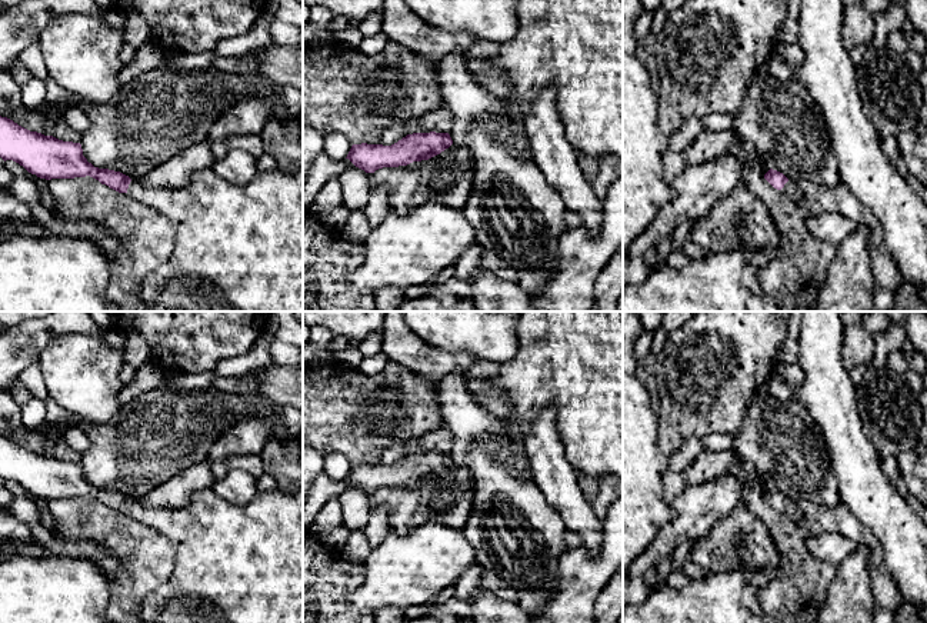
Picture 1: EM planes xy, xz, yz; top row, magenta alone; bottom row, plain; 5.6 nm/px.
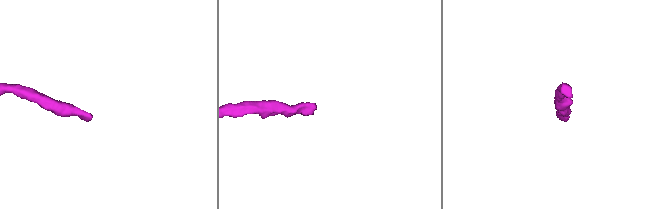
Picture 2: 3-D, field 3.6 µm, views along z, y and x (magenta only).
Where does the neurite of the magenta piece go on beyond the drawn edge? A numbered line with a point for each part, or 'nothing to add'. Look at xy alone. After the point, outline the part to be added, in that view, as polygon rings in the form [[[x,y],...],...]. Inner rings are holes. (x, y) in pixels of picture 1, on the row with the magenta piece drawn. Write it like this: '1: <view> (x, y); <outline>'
1: xy (237, 247); [[[277,167],[271,171],[257,171],[246,186],[233,186],[211,169],[203,169],[193,173],[184,187],[147,187],[140,180],[131,180],[127,194],[159,210],[174,227],[176,243],[170,259],[143,280],[140,297],[146,312],[303,312],[303,169],[297,173],[286,173]]]

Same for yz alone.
1: yz (792, 190); [[[787,181],[787,183],[784,184],[784,187],[781,189],[781,193],[783,193],[786,197],[788,197],[788,199],[797,201],[797,203],[800,203],[800,201],[801,201],[801,197],[803,197],[798,184],[796,184],[796,183],[793,183],[793,181]]]

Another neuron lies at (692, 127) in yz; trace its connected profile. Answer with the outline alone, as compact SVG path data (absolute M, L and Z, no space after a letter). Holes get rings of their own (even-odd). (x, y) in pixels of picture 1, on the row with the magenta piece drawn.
M688 117L683 121L680 130L670 137L673 151L684 151L704 131L698 117Z

